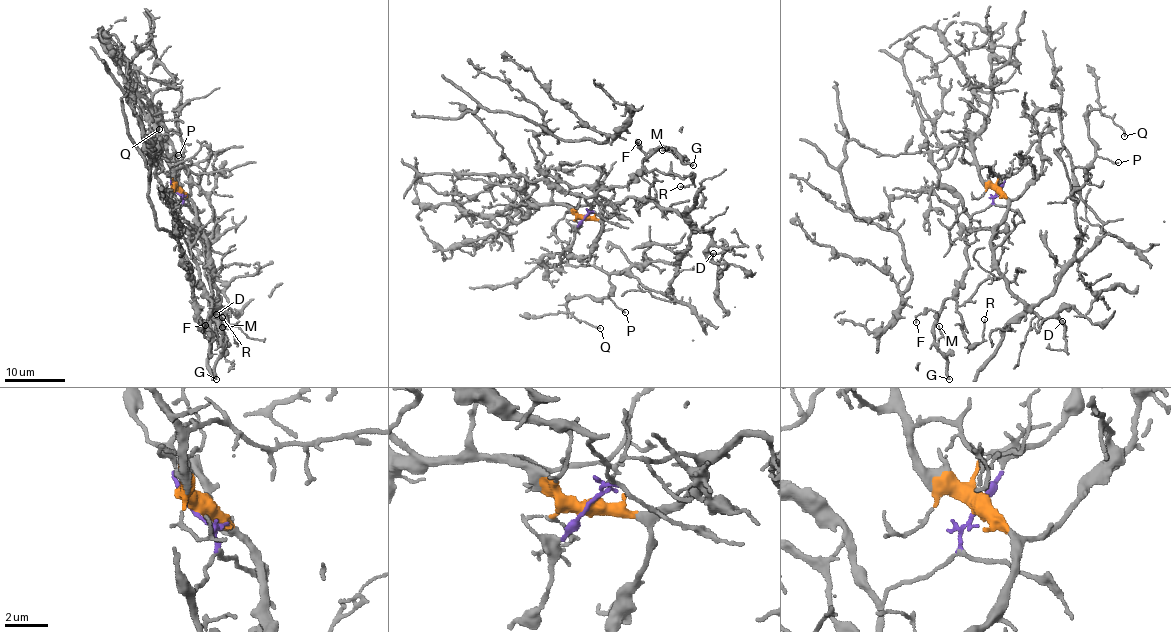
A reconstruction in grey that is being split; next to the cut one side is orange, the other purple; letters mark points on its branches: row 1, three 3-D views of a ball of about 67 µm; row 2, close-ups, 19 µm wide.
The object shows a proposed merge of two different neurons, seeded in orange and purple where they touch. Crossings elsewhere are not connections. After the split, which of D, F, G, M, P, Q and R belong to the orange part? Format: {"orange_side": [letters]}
{"orange_side": ["D", "P", "Q"]}

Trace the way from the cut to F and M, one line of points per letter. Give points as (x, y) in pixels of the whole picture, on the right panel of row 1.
F: (998, 192), (993, 203), (972, 215), (963, 281), (943, 307), (925, 310), (915, 322)
M: (998, 192), (993, 203), (972, 215), (966, 238), (968, 269), (943, 303), (935, 342), (942, 335), (938, 326)

